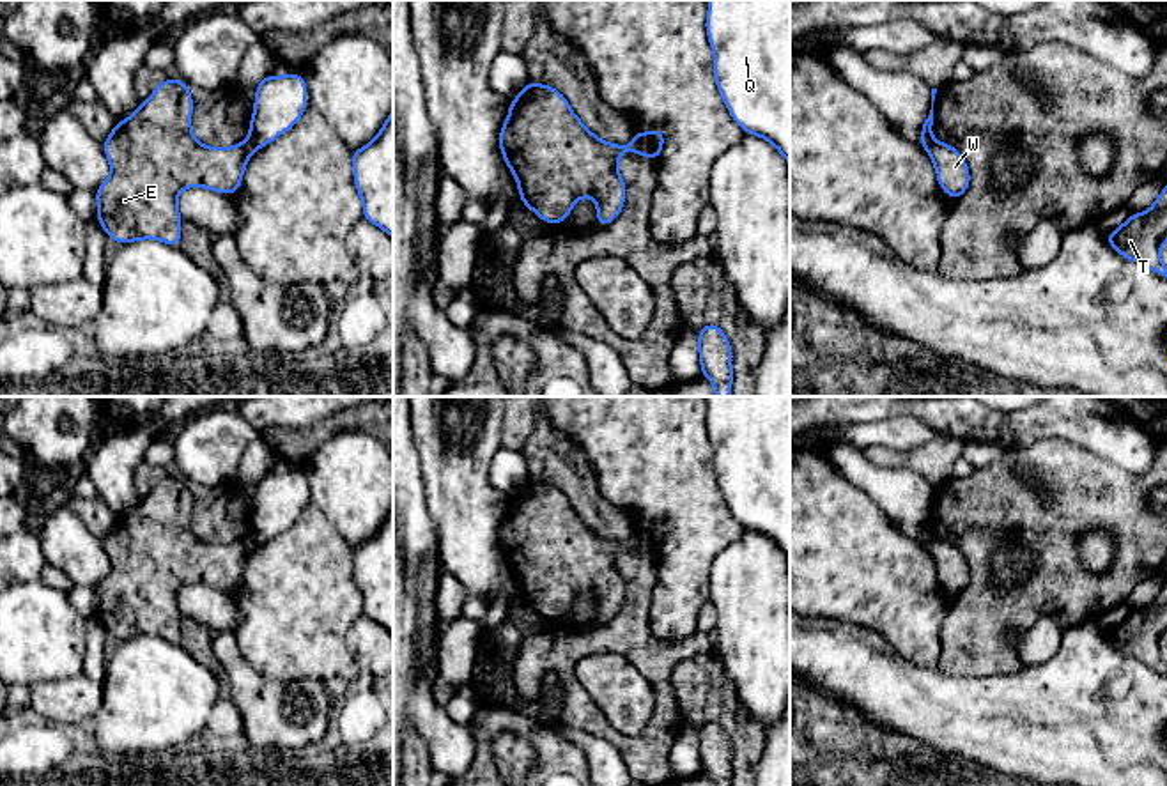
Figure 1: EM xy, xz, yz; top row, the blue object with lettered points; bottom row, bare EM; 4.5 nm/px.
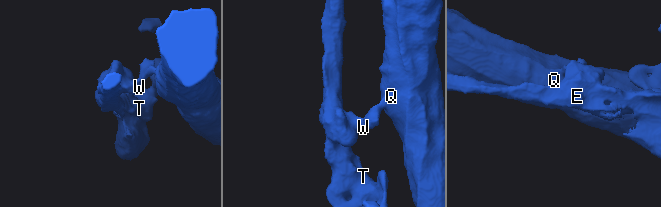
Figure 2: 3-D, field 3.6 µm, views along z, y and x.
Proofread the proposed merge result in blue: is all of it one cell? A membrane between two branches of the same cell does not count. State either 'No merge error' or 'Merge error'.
Merge error

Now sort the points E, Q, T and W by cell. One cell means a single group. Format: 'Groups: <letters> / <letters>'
Groups: E T W / Q

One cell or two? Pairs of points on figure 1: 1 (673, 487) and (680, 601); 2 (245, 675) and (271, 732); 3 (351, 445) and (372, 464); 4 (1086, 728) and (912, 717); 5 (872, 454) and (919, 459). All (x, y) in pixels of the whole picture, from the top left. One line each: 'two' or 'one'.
1: one
2: one
3: one
4: one
5: one

